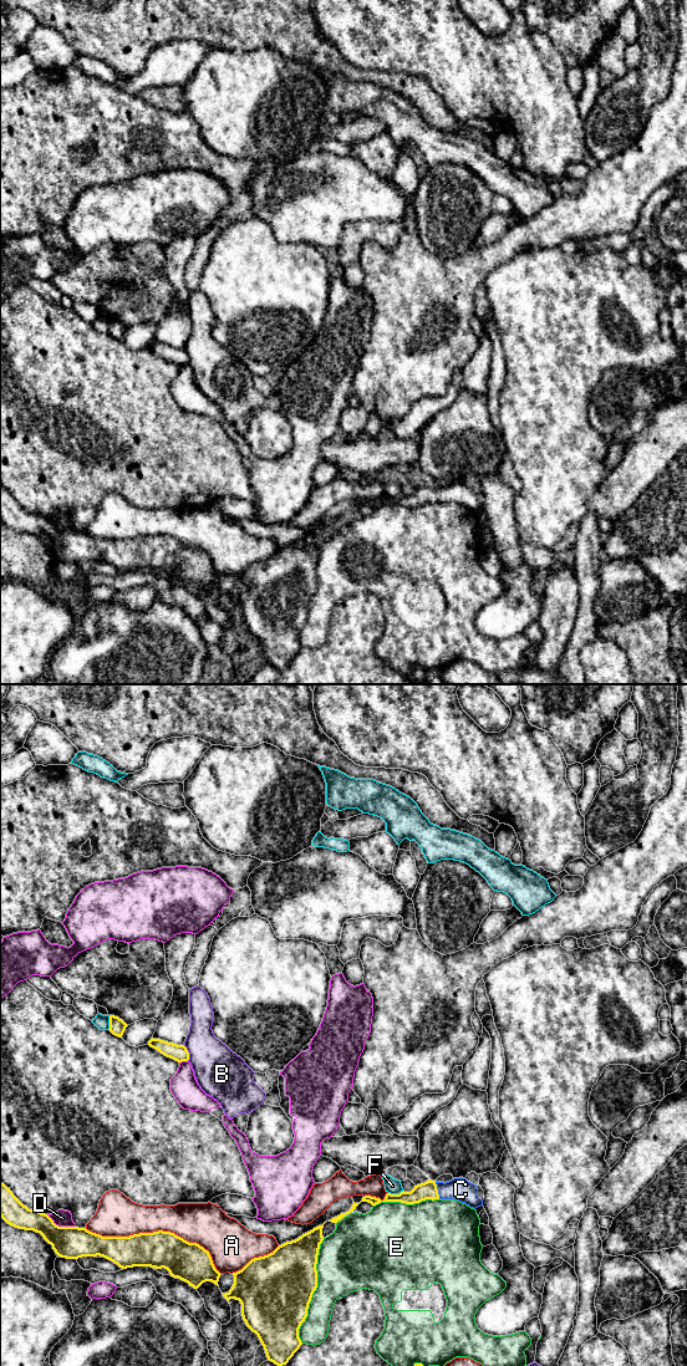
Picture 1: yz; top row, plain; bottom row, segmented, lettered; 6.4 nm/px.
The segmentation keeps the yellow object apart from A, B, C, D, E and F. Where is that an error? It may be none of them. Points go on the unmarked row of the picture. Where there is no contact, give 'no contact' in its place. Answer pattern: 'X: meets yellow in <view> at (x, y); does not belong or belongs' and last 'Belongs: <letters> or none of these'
A: meets yellow in yz at (158, 534); does not belong
B: meets yellow in yz at (188, 356); does not belong
C: meets yellow in yz at (437, 493); belongs
D: meets yellow in yz at (61, 530); does not belong
E: meets yellow in yz at (315, 592); does not belong
F: meets yellow in yz at (396, 498); does not belong
Belongs: C

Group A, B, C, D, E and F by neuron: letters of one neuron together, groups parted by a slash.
A D / B / C / E / F

